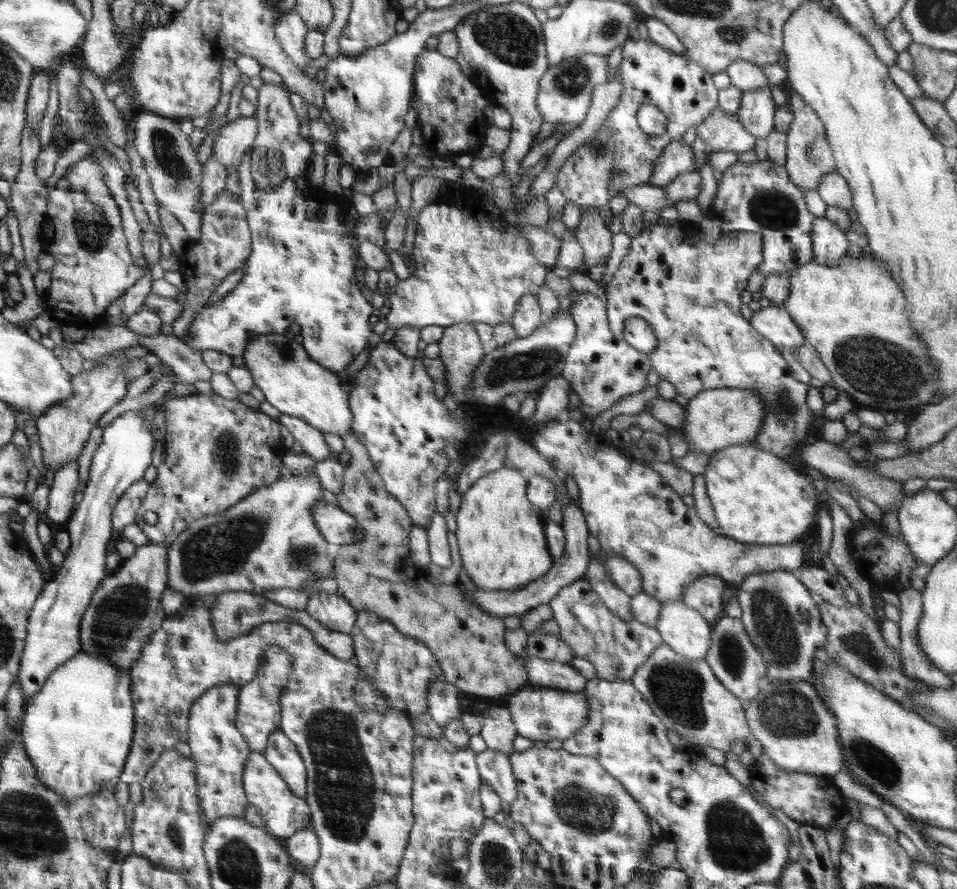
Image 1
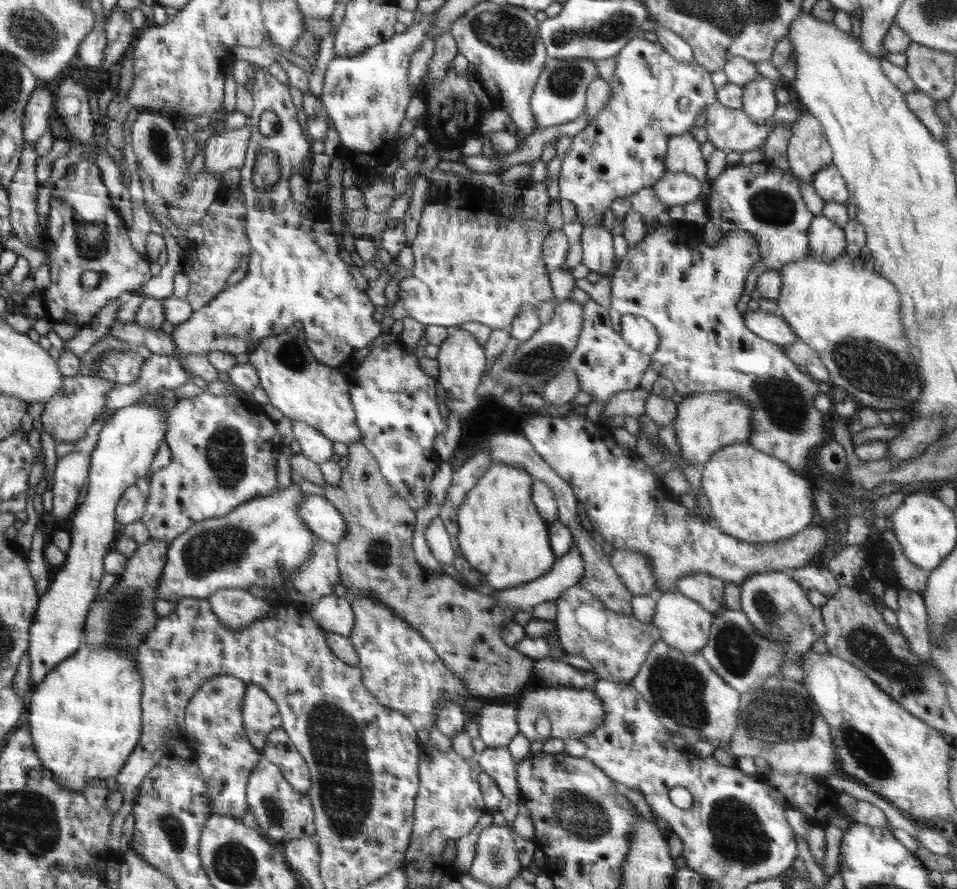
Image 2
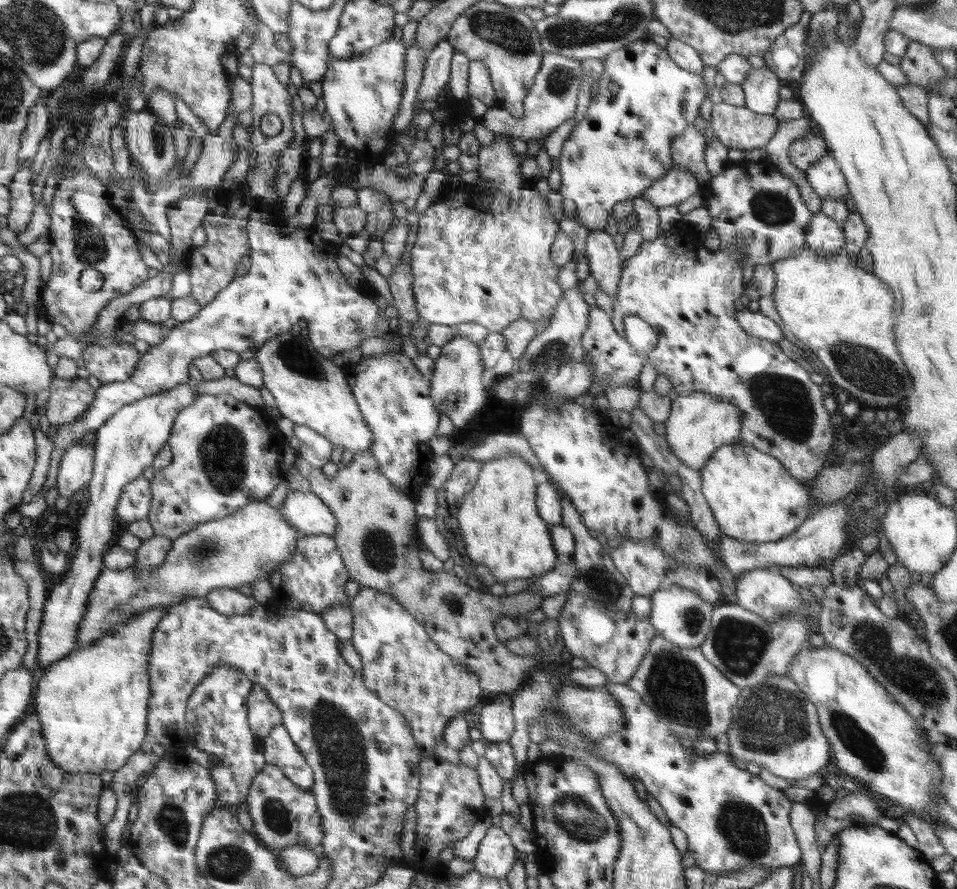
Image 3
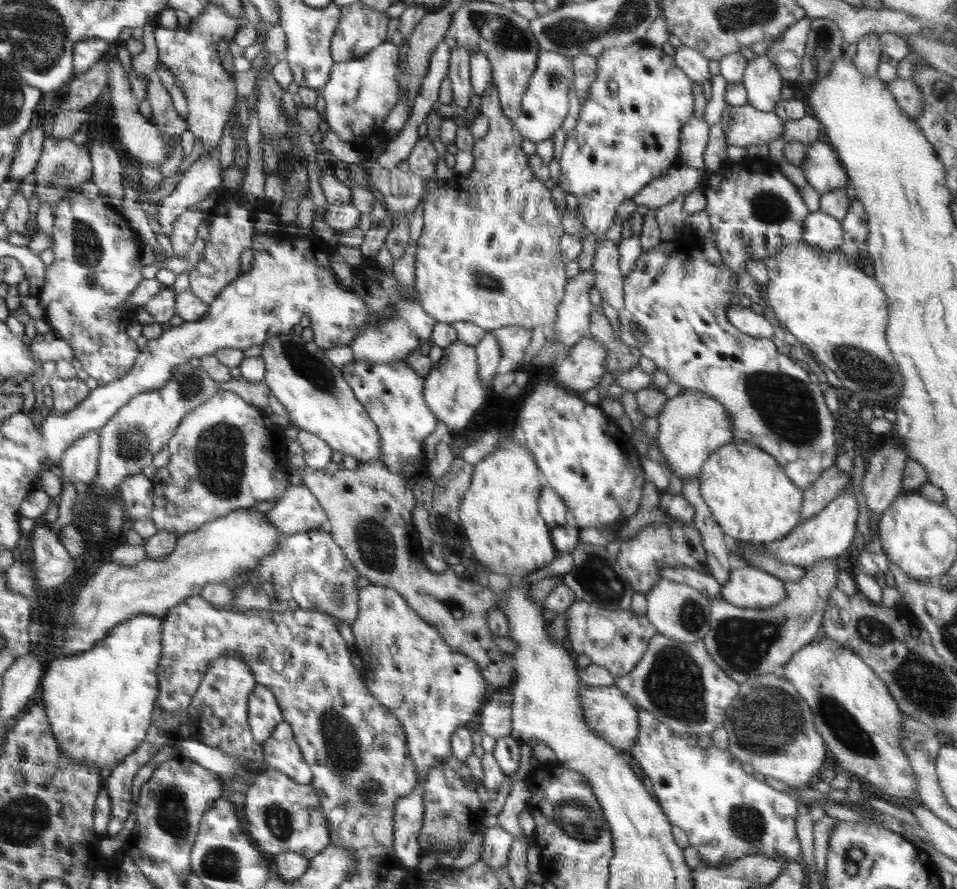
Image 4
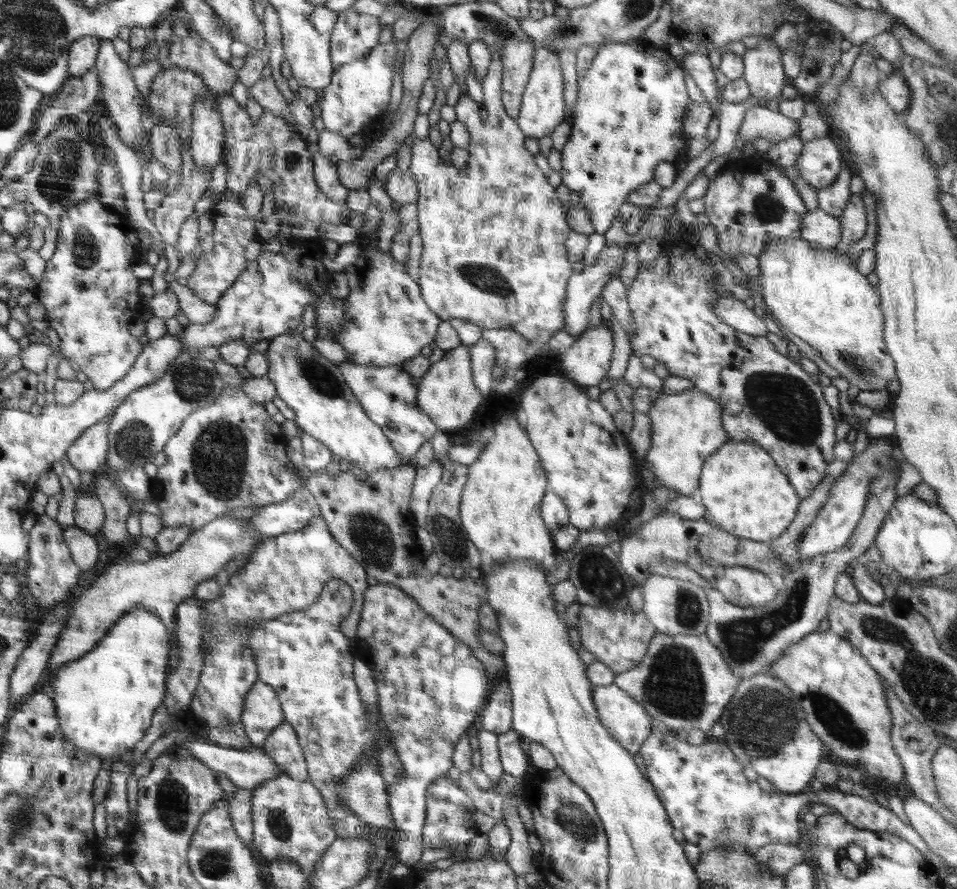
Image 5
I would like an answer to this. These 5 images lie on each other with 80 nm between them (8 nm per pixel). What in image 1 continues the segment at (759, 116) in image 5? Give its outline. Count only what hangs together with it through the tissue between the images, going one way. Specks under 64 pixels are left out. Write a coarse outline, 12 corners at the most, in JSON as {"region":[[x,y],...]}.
{"region":[[718,106],[696,127],[708,151],[748,152],[759,143]]}

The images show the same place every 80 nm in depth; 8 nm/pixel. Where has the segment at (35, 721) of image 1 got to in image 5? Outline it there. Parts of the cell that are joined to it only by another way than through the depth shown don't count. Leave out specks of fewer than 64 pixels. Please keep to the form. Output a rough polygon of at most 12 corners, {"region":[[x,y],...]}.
{"region":[[137,606],[50,685],[66,741],[112,761],[150,728],[170,636]]}

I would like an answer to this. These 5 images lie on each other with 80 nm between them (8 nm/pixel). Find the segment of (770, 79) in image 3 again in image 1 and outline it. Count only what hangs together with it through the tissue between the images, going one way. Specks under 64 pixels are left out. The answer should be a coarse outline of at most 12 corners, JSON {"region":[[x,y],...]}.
{"region":[[772,86],[743,91],[742,126],[762,141],[777,109]]}

